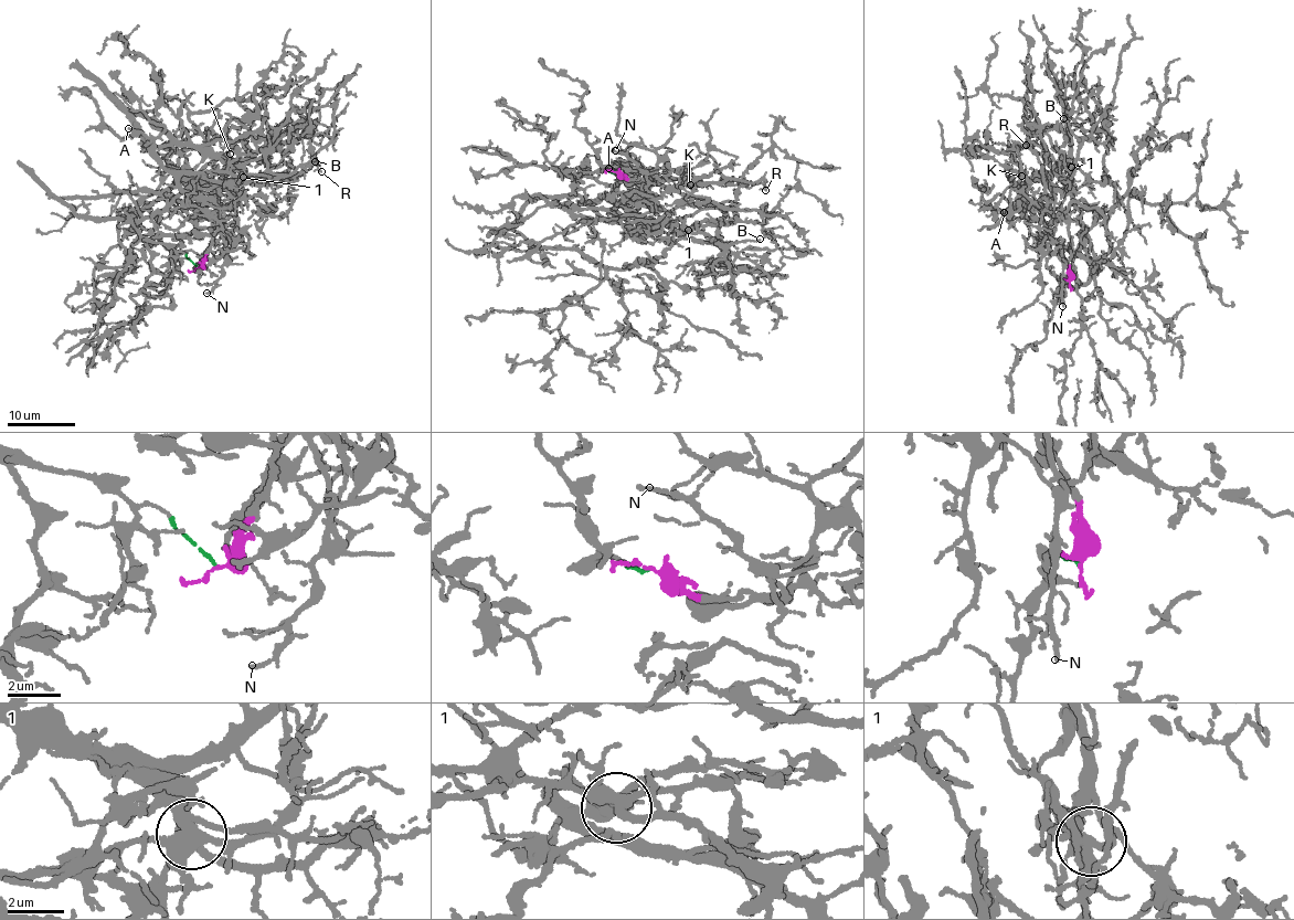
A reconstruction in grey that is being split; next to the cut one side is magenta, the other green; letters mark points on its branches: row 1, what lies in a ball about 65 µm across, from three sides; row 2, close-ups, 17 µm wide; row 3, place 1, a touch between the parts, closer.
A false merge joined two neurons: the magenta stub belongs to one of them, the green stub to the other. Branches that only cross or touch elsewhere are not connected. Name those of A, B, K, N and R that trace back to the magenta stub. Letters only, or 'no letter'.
A, B, K, N, R

